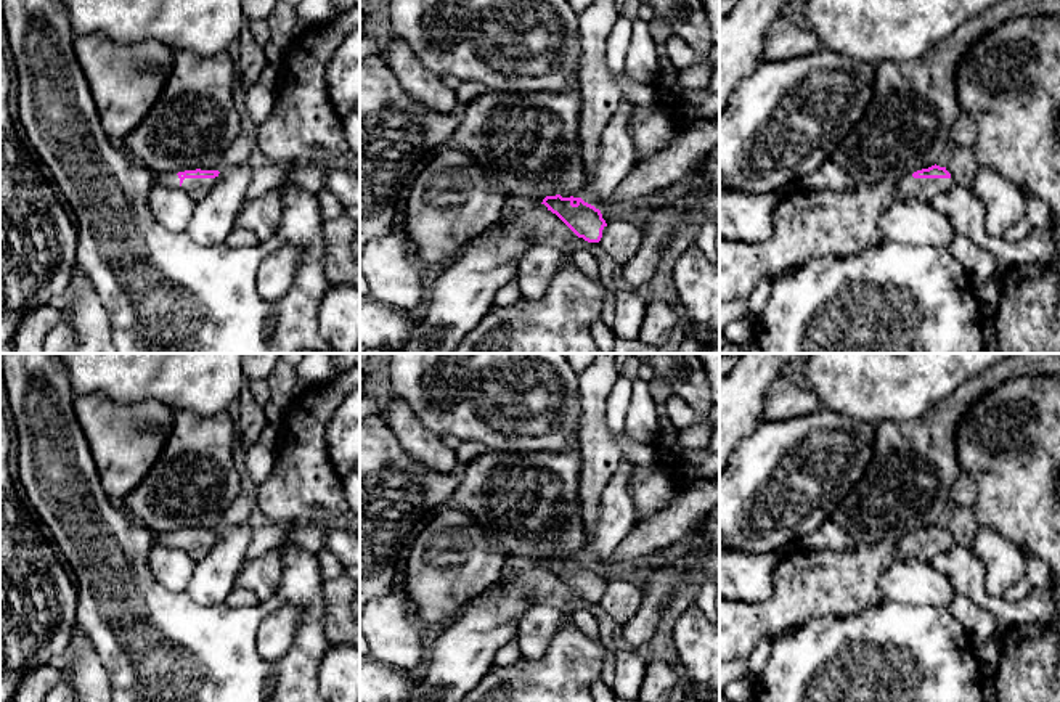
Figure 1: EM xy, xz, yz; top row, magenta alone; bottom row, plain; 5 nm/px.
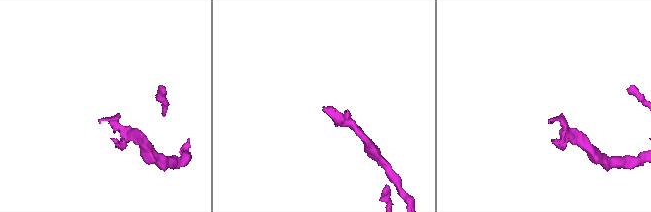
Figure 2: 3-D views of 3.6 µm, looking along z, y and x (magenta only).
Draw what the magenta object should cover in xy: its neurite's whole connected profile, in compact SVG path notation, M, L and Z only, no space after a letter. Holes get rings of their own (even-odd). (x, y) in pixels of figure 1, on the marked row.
M180 169L170 173L159 175L156 183L180 188L196 202L204 199L218 180L218 170L186 170Z

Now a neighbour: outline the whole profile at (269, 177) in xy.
M276 162L252 169L252 180L244 204L252 202L270 190L279 190L287 178L289 169L291 164Z

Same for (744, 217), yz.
M720 183L720 238L739 243L768 239L777 202L776 193L748 194Z

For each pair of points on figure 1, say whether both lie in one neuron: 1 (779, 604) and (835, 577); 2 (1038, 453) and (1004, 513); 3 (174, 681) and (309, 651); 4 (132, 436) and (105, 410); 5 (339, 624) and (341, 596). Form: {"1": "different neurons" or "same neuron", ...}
{"1": "same neuron", "2": "same neuron", "3": "same neuron", "4": "same neuron", "5": "same neuron"}

